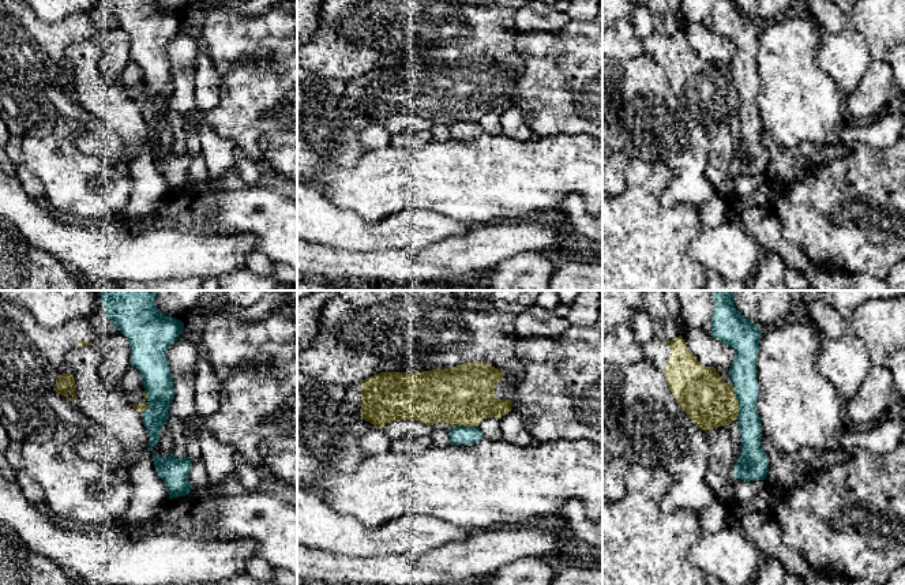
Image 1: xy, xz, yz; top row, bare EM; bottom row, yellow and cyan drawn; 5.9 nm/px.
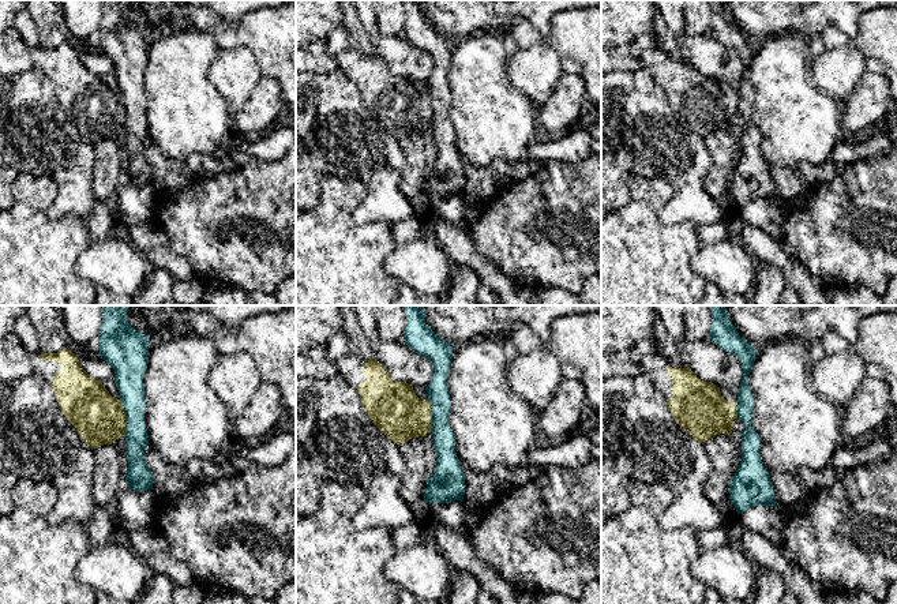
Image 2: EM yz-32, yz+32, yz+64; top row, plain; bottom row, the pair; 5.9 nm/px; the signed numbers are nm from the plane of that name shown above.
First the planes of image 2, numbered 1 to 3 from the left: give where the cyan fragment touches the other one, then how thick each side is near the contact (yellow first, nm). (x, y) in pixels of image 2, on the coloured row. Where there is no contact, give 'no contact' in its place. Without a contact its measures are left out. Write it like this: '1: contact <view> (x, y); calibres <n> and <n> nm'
1: contact yz-32 (124, 417); calibres 300 and 180 nm
2: contact yz+32 (431, 416); calibres 300 and 130 nm
3: contact yz+64 (736, 409); calibres 300 and 110 nm

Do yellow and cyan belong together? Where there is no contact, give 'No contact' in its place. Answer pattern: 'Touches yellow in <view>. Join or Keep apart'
Touches yellow in yz. Keep apart

